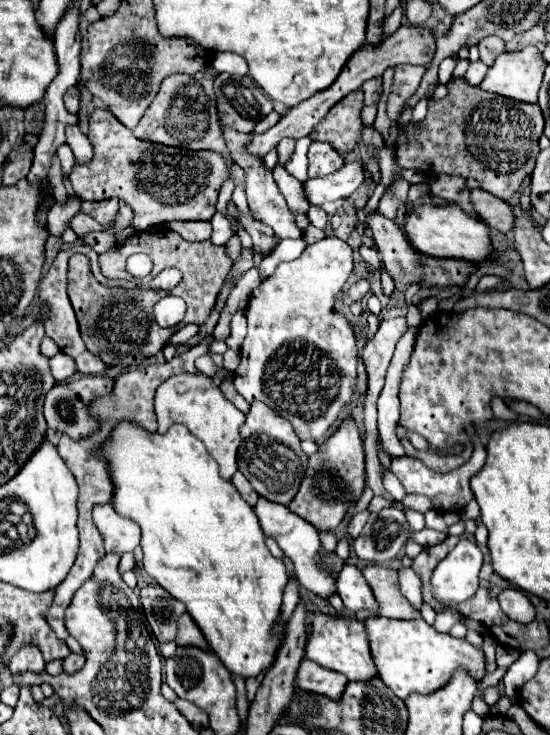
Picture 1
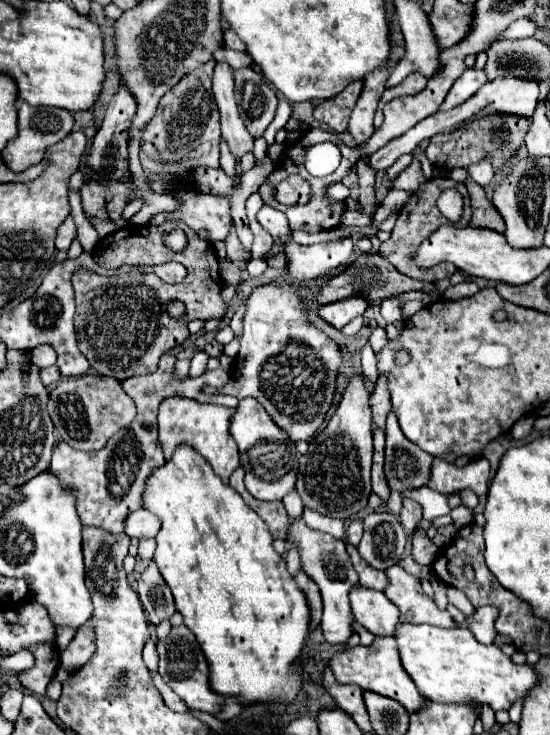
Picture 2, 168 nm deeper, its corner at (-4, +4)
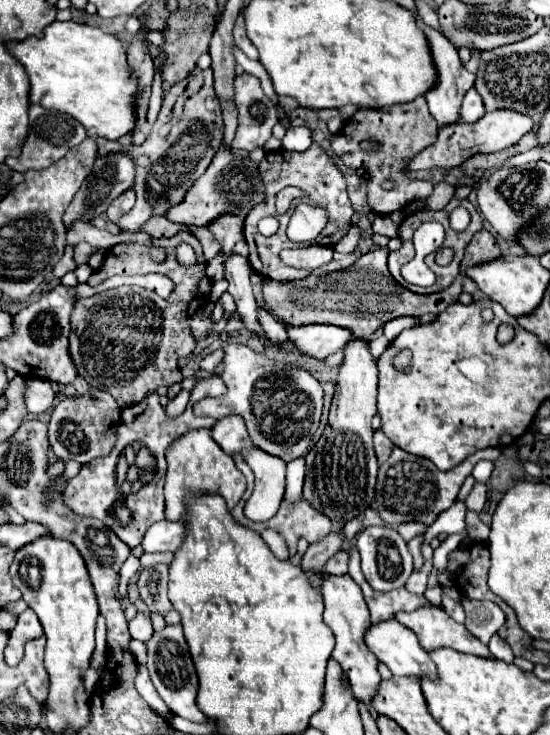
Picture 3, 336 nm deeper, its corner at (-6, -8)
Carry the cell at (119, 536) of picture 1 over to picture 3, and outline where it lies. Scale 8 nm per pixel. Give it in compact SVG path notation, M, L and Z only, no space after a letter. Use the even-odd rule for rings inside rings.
M162 520L152 524L142 538L144 552L174 552L184 536L184 524Z

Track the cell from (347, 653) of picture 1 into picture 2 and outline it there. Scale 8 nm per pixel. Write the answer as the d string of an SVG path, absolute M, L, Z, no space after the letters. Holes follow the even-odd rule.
M394 638L388 640L374 640L374 644L370 648L366 646L352 646L344 652L338 652L332 660L330 660L330 668L334 672L334 676L340 682L350 682L350 684L358 684L364 690L376 692L380 696L388 696L396 702L400 702L408 712L418 712L424 706L428 706L428 700L418 692L416 684L412 682L412 678L406 674L402 662L400 662L400 654L398 654L398 644Z

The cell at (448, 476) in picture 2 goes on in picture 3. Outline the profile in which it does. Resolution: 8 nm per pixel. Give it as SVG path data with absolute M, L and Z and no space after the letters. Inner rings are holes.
M488 460L478 462L476 468L474 468L474 480L476 482L486 482L490 478L490 472L492 472L492 462L488 462Z

